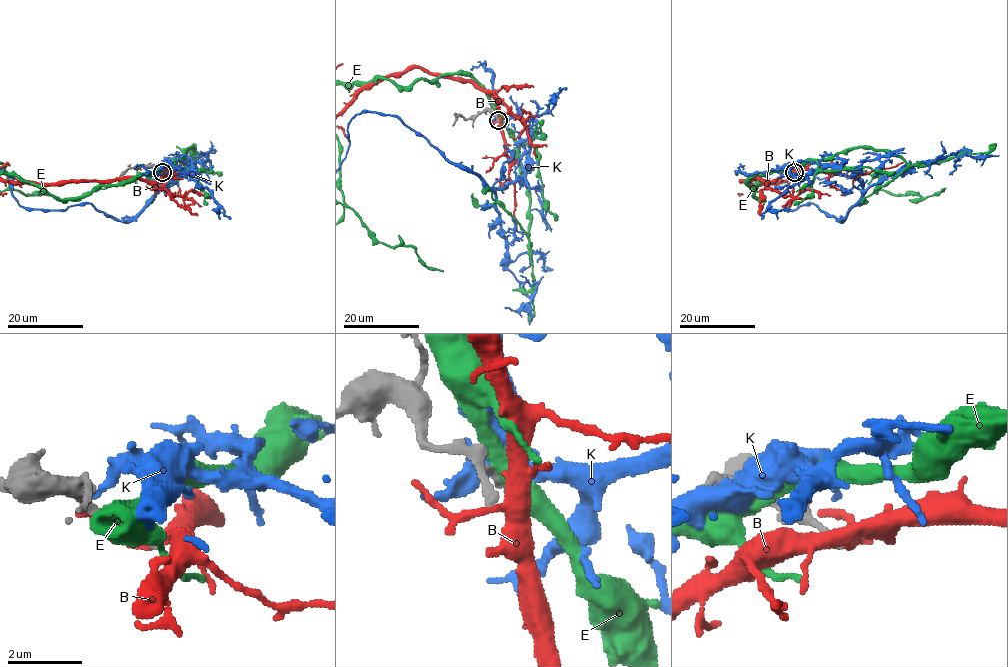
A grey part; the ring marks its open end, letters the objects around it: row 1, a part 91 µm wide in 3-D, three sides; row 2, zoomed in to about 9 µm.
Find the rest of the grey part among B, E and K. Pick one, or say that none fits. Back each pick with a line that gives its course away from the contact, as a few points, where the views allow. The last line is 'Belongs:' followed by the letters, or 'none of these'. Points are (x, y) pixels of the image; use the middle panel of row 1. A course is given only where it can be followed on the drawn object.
Belongs: none of these

